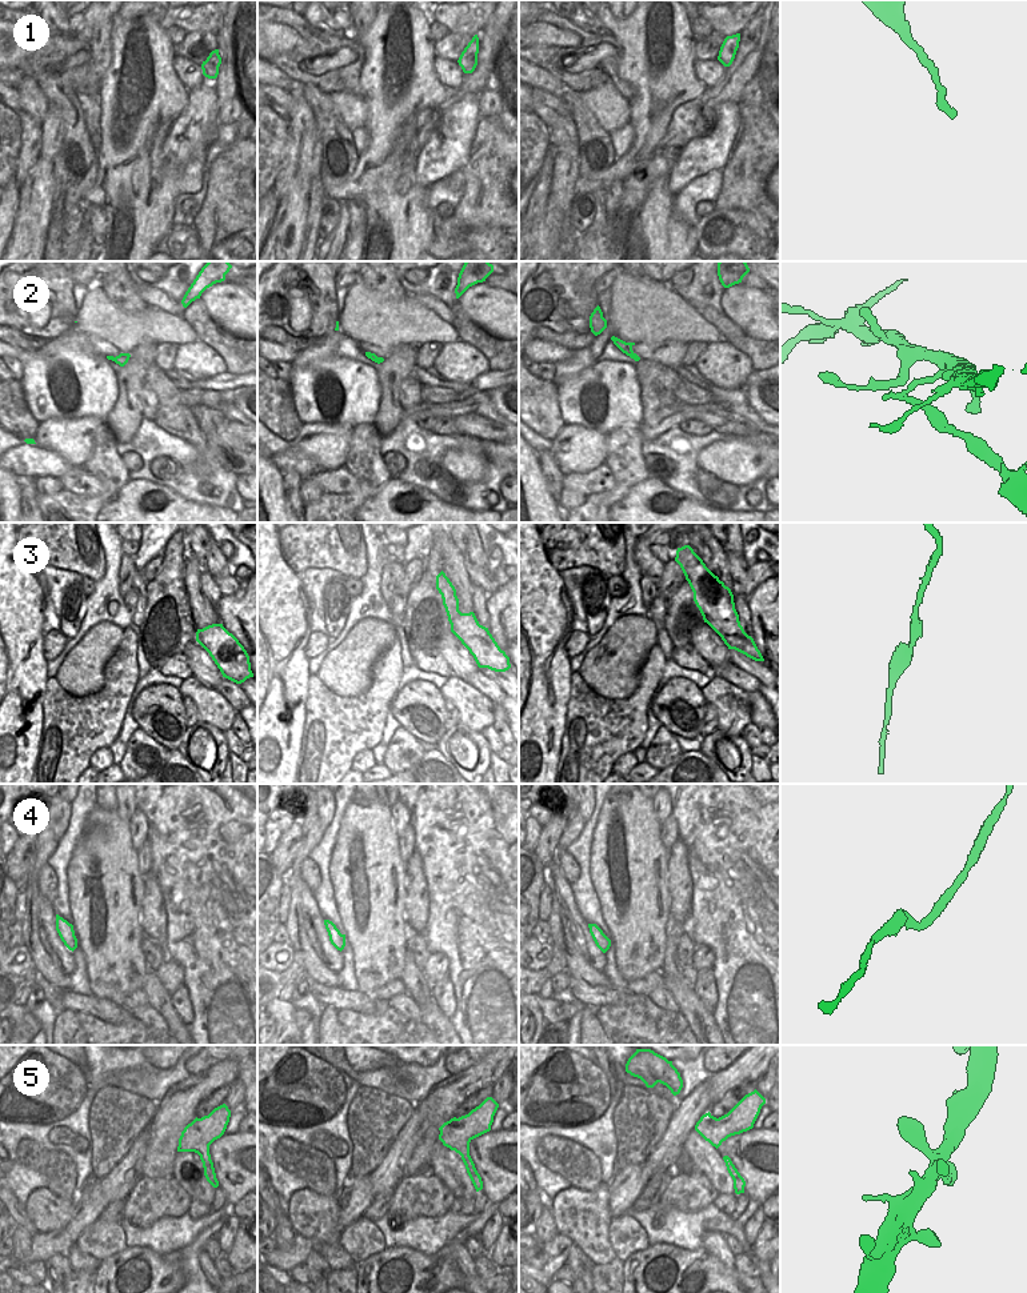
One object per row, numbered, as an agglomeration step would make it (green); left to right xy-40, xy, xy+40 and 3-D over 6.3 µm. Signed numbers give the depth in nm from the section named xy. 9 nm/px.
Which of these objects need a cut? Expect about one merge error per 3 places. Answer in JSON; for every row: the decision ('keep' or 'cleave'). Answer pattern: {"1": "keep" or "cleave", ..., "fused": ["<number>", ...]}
{"1": "keep", "2": "cleave", "3": "keep", "4": "keep", "5": "keep", "fused": ["2"]}

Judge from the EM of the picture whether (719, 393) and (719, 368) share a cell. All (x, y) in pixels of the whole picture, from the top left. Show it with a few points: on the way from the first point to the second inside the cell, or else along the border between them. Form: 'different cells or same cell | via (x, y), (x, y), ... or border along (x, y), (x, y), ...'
different cells | border along (707, 381), (722, 388), (740, 389)

